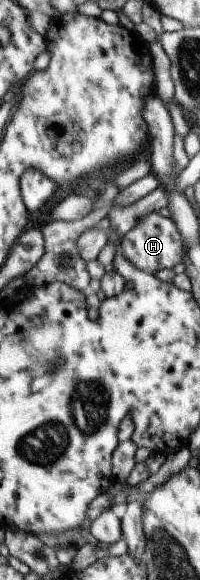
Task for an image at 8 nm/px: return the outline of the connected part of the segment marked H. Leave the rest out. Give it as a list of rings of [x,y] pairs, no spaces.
[[[159,210],[142,217],[138,224],[126,234],[121,236],[120,244],[125,250],[125,255],[141,270],[155,274],[159,269],[173,269],[175,265],[183,262],[184,237],[176,226],[176,221],[171,217],[163,217]]]

